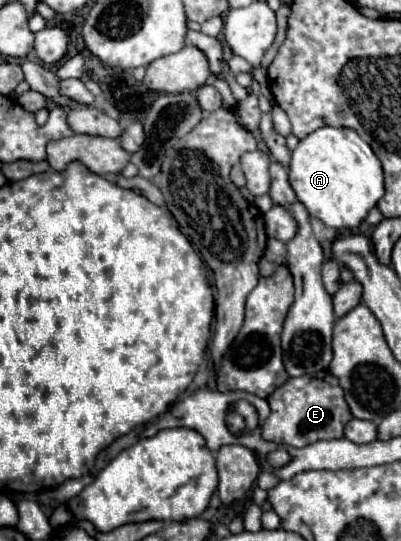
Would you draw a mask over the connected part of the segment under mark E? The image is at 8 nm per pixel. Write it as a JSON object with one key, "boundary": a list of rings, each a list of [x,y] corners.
{"boundary":[[[297,376],[287,378],[269,398],[271,414],[261,426],[261,436],[269,442],[305,448],[317,440],[343,438],[345,426],[353,420],[353,414],[343,398],[343,388],[335,376],[319,378],[319,376]]]}

